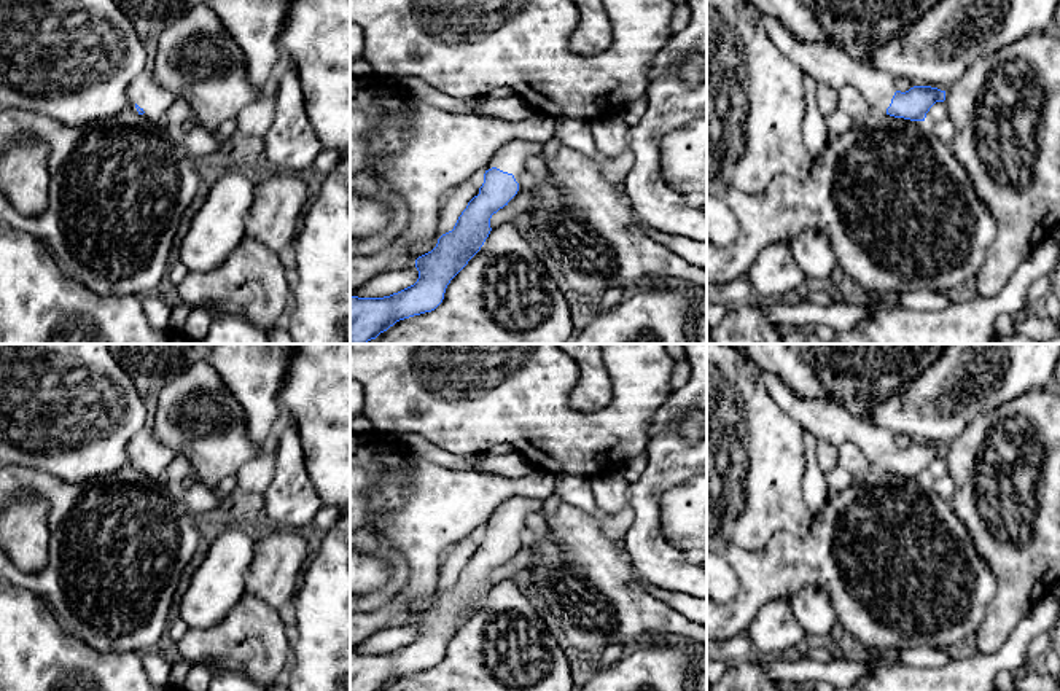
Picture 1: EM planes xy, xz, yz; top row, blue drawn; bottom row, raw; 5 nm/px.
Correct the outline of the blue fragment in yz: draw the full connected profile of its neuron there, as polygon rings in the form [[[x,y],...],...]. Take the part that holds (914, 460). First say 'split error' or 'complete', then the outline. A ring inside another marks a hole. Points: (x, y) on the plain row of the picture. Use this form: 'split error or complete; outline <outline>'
split error; outline [[[759,369],[759,376],[775,403],[816,439],[836,446],[855,443],[867,455],[872,470],[925,478],[929,465],[945,457],[945,447],[931,443],[914,443],[901,449],[896,435],[867,424],[845,406],[821,398],[802,398],[766,369]]]

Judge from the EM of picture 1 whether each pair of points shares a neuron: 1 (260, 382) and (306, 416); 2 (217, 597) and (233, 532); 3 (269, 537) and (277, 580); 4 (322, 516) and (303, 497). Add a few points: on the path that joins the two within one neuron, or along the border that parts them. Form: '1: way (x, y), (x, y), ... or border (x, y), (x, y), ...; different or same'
1: border (288, 360), (285, 381), (279, 390), (277, 424); different
2: way (220, 581), (233, 548); same
3: way (276, 548), (277, 569); same
4: border (323, 503), (311, 523); different

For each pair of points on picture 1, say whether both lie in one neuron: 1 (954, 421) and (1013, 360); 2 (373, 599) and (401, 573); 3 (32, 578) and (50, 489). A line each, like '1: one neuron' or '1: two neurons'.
1: one neuron
2: one neuron
3: one neuron

